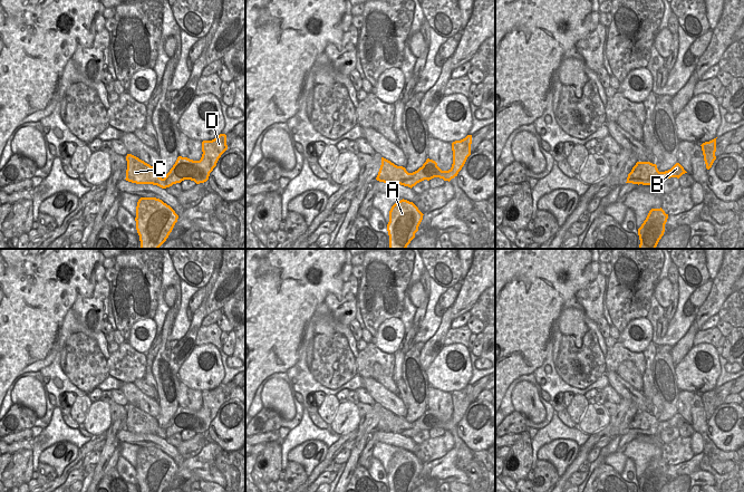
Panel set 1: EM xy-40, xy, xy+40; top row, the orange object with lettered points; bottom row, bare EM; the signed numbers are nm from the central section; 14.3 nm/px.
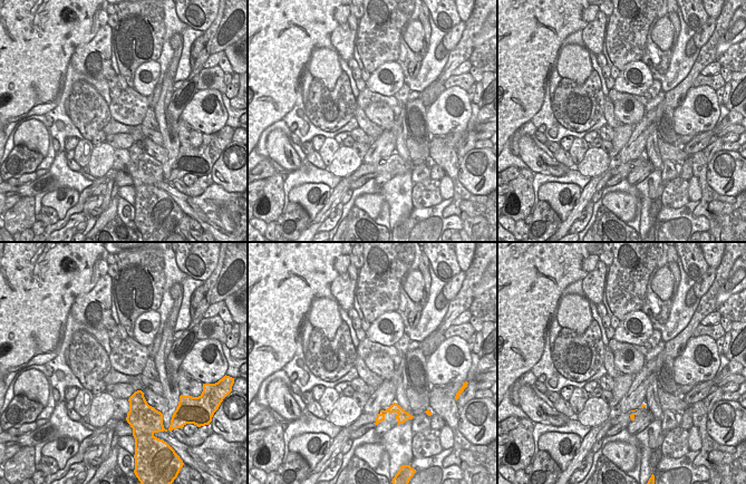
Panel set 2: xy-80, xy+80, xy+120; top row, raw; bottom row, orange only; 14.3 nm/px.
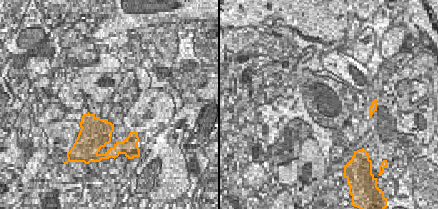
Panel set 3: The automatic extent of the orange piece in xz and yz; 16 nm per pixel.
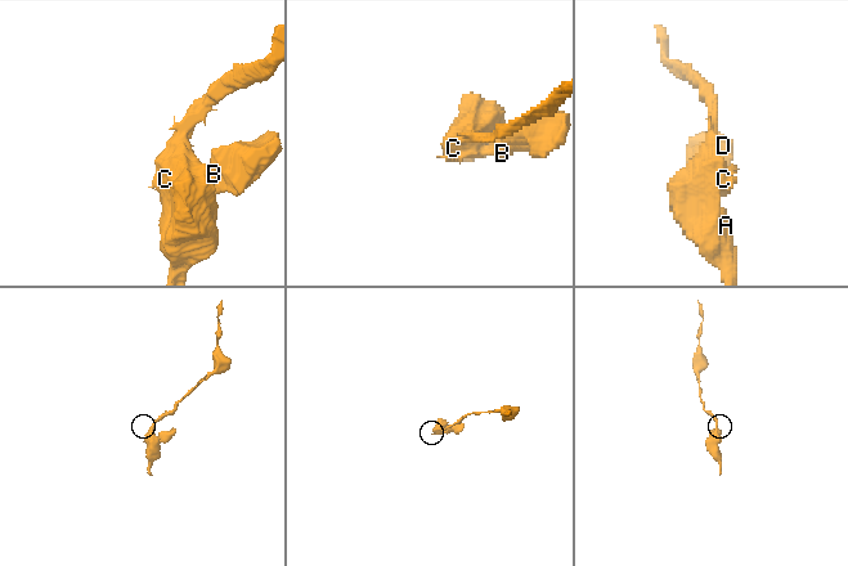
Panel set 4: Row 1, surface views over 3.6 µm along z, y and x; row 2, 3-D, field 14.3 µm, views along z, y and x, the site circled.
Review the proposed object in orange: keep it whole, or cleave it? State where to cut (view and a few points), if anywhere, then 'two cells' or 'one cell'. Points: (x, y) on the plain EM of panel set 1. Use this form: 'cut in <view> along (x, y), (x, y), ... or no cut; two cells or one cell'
no cut; one cell

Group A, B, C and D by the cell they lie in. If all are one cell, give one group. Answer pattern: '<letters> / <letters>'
A B C D

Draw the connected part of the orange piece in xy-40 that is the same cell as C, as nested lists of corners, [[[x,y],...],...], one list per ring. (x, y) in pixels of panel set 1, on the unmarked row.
[[[220,384],[212,390],[203,390],[203,404],[200,411],[178,406],[164,428],[158,426],[158,422],[155,417],[132,404],[127,404],[125,430],[136,434],[153,434],[162,438],[170,437],[184,430],[194,431],[196,434],[204,433],[209,430],[210,423],[216,416],[219,408],[226,399],[225,384]]]

